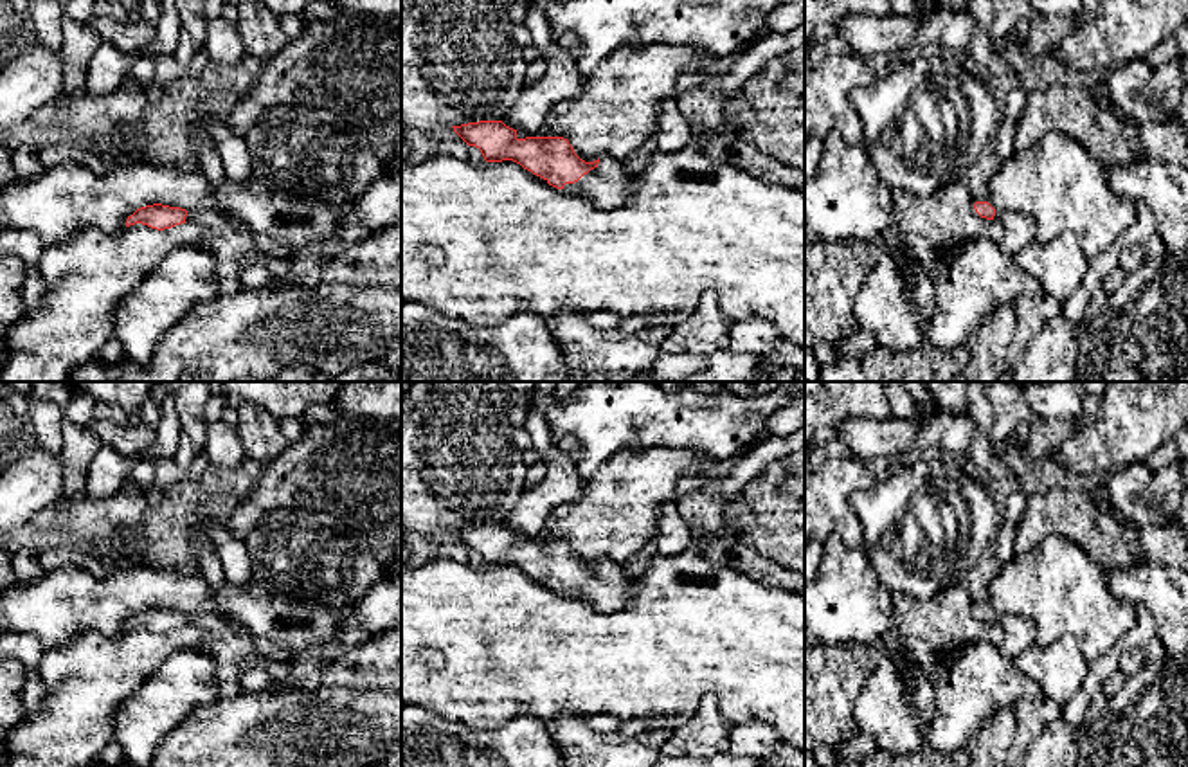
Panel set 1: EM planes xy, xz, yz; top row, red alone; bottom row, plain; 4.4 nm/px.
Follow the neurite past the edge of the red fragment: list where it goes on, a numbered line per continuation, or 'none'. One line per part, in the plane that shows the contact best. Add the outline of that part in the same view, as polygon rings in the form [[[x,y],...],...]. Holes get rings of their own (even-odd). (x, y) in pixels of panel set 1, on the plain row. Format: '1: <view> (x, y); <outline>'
1: xz (609, 587); [[[612,562],[599,567],[574,587],[563,589],[565,596],[587,598],[598,610],[610,612],[626,607],[632,596],[632,576]]]

